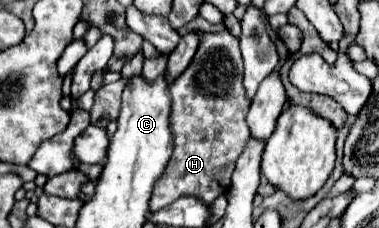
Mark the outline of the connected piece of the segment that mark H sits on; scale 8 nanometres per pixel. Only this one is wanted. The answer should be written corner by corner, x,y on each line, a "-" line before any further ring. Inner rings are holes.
196,30
184,34
178,42
178,48
170,52
166,76
168,80
174,80
178,76
170,84
174,154
162,180
154,186
150,212
166,208
166,204
174,202
180,196
196,196
204,204
212,204
222,192
230,188
234,162
242,154
242,148
250,138
250,130
246,124
250,100
246,100
246,92
242,88
240,46
238,38
232,36
228,30
222,30
218,34
204,32
202,38

